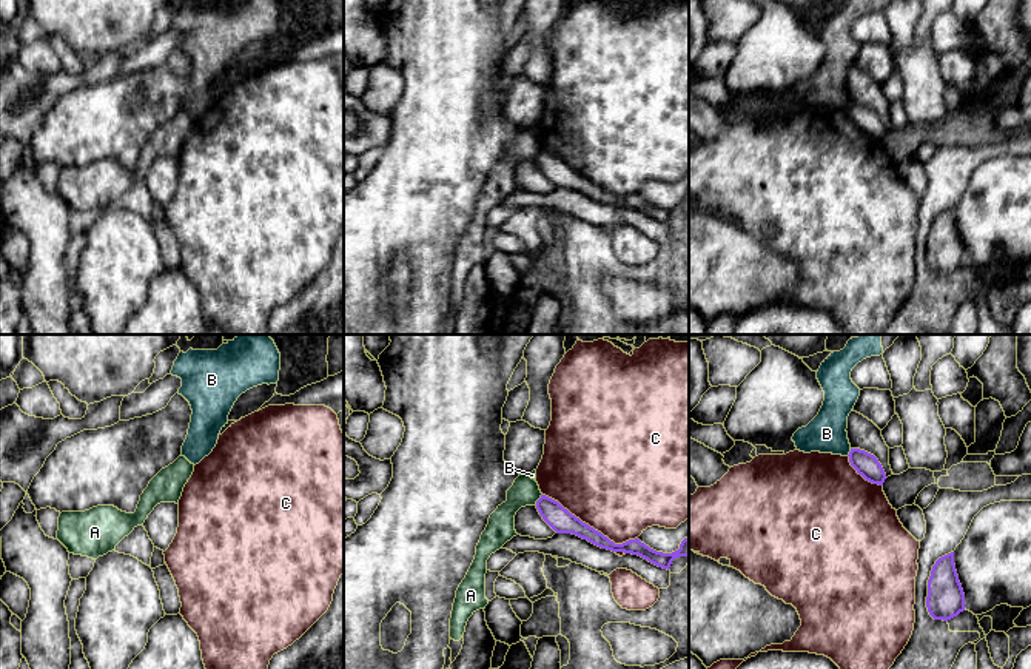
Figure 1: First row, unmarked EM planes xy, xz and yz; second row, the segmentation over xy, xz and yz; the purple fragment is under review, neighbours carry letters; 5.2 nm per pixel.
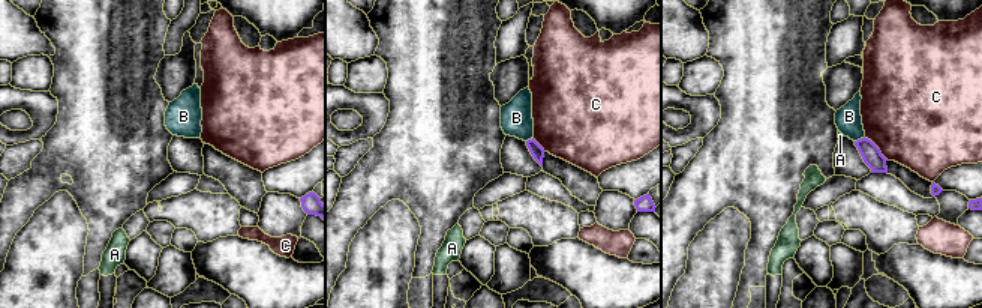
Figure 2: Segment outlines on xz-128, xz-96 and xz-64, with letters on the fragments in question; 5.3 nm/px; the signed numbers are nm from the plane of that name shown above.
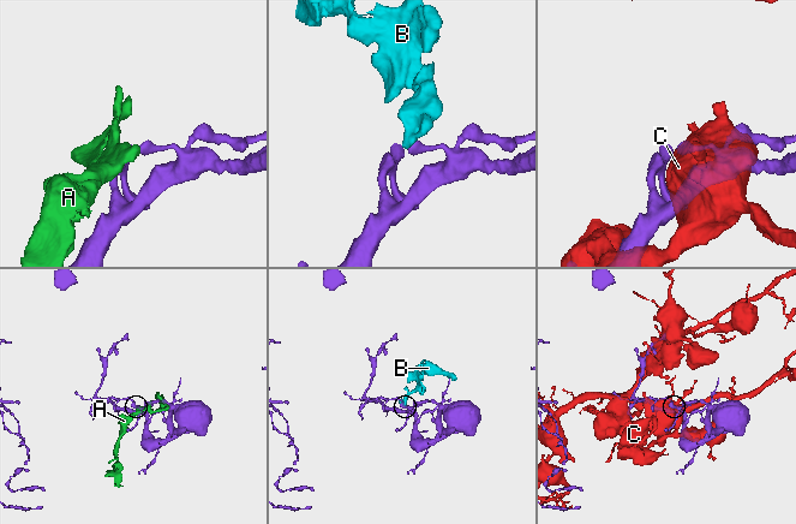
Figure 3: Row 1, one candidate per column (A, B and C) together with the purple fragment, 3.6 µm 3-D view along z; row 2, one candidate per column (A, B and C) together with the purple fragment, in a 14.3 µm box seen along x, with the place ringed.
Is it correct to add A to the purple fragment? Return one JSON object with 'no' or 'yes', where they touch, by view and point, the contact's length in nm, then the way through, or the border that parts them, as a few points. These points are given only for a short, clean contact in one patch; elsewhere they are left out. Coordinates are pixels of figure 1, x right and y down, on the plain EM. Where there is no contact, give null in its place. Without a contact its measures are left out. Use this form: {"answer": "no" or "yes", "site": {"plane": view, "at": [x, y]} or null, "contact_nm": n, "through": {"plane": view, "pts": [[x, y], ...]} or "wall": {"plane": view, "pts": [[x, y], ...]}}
{"answer": "no", "site": {"plane": "xz", "at": [538, 154]}, "contact_nm": 70, "wall": {"plane": "xz", "pts": [[541, 148], [535, 159]]}}

